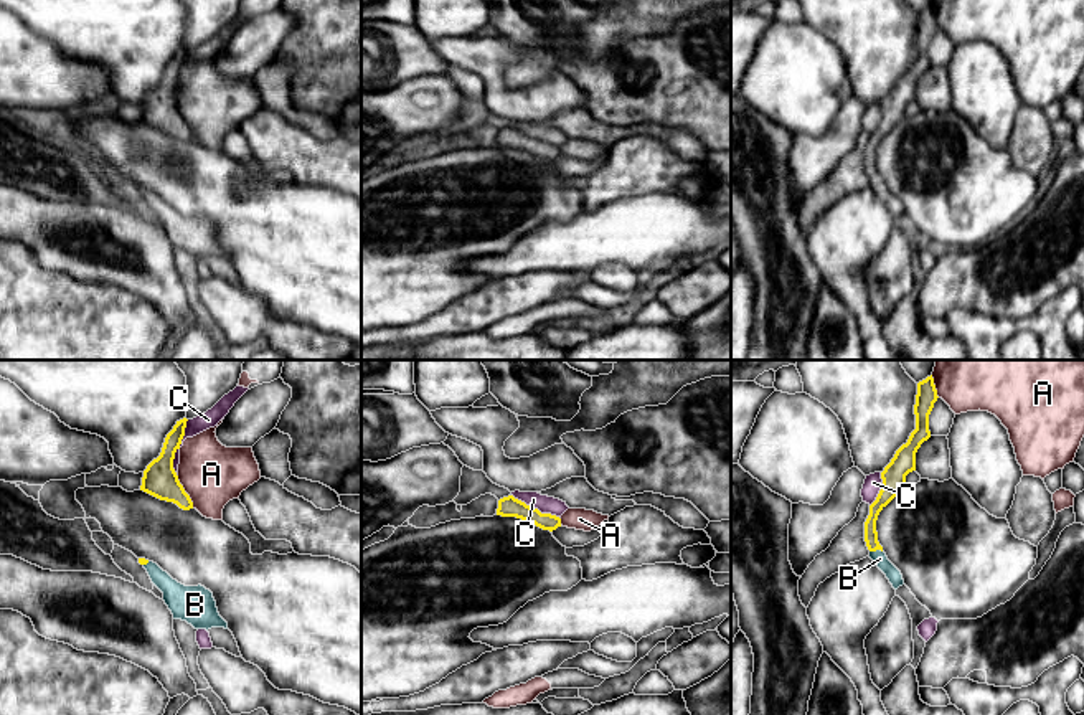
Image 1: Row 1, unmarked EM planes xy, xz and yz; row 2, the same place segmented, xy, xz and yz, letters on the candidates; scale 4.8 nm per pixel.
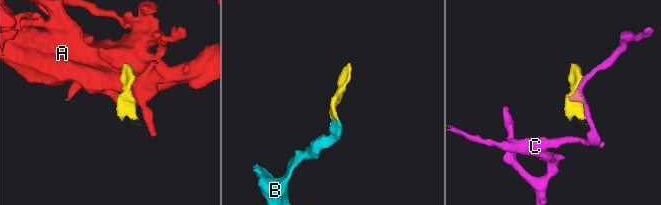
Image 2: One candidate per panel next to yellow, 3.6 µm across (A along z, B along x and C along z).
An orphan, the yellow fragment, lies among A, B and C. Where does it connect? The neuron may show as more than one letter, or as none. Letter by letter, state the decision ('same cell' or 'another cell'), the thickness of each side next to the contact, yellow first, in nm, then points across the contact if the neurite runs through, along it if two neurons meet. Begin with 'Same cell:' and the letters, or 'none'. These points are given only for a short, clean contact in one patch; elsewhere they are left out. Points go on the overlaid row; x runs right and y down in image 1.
Same cell: B
A: another cell; 160 nm thick on the yellow side, 300 nm on the other
B: same cell; 70 nm thick on the yellow side, 70 nm on the other; runs through yz (881, 501), (871, 519), (875, 550), (880, 558)
C: another cell; 160 nm thick on the yellow side, 80 nm on the other

